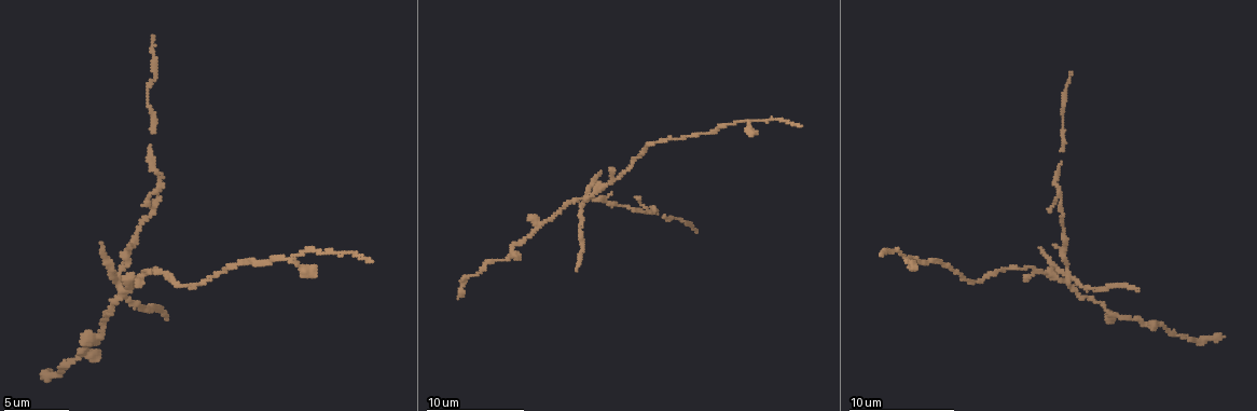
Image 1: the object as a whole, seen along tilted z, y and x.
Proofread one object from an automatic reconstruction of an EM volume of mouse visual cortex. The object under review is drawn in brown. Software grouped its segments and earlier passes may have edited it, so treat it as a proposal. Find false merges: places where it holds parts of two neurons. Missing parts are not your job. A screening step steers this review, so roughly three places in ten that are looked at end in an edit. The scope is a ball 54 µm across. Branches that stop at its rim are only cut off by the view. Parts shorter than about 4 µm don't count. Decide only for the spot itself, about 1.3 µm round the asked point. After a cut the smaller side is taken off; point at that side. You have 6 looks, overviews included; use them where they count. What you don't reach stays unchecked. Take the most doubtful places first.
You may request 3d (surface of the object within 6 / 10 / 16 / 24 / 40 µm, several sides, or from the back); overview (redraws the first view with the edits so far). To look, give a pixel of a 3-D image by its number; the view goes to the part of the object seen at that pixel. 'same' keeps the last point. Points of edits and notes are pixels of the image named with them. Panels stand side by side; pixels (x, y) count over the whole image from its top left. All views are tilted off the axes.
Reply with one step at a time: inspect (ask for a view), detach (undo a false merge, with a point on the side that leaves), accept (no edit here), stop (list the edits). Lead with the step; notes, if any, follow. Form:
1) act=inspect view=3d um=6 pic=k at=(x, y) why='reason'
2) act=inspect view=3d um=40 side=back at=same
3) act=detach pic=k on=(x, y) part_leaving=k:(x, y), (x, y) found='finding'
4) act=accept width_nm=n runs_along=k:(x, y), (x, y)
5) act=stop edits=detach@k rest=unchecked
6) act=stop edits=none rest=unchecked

act=inspect view=3d um=6 pic=1 at=(121, 285) why='four or more arms meet'

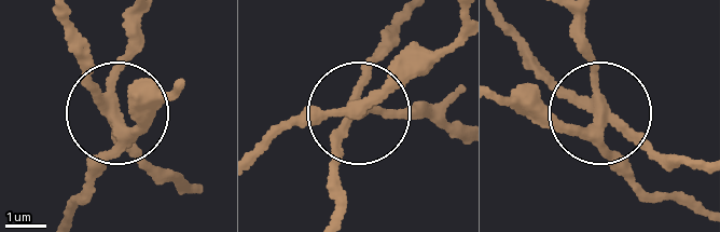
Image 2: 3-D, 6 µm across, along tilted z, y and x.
act=detach pic=2 on=(87, 72) width_nm=270 part_leaving=2:(107, 107), (139, 153), (185, 182) found='a second neuron is stuck on'

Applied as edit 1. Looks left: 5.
act=inspect view=overview why='redraw'

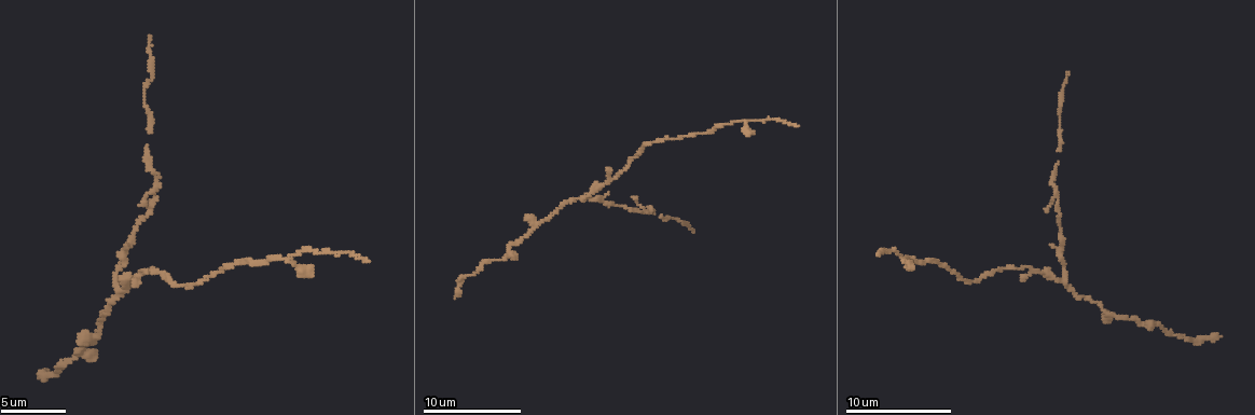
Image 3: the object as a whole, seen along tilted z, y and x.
act=inspect view=3d um=6 pic=3 at=(1054, 188) why='two arms at a narrow angle'

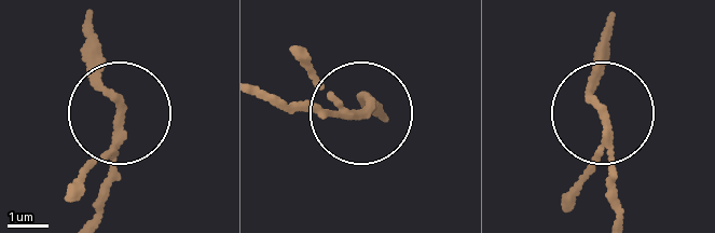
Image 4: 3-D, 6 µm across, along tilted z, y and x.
act=accept width_nm=150 runs_along=4:(97, 214), (115, 109), (86, 21) found='all the same neuron'

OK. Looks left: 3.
act=inspect view=3d um=16 pic=3 at=(74, 357) why='narrows sharply'

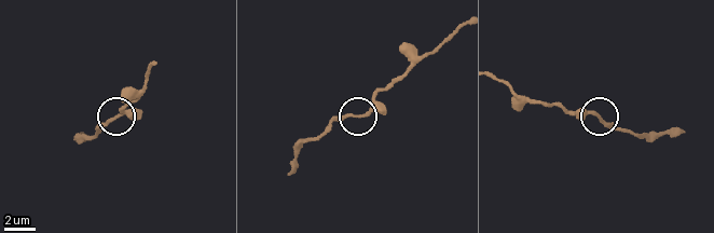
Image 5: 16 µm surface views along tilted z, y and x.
act=inspect view=3d um=6 pic=5 at=(357, 116)

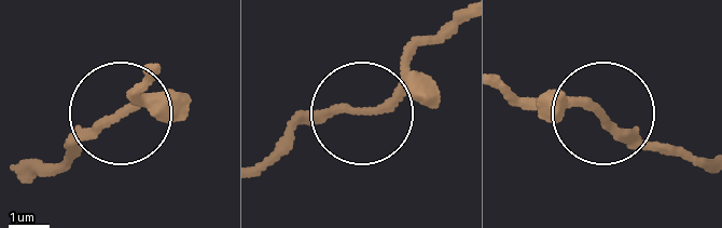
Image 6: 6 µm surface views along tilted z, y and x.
act=detach pic=6 on=(71, 142) part_leaving=6:(106, 119), (57, 161), (41, 162) found='two neurons meet here'

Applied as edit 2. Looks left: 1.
act=stop edits=detach@2,detach@6 rest=unchecked

